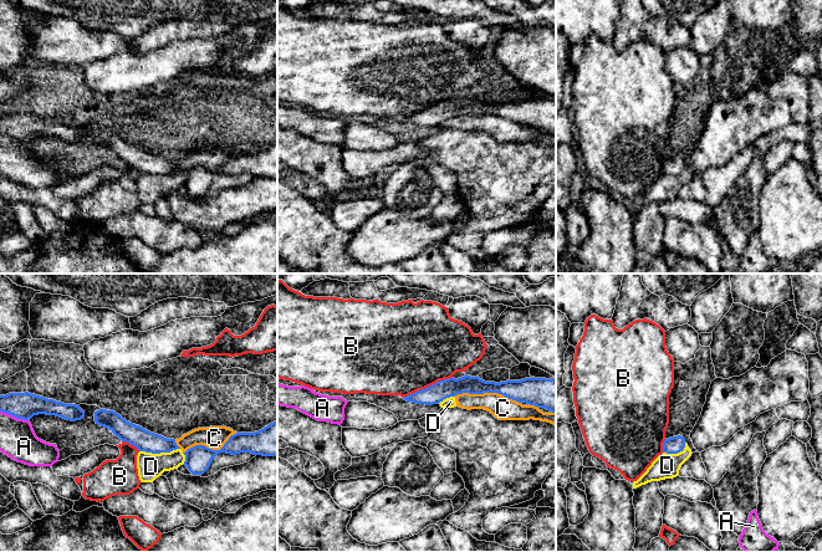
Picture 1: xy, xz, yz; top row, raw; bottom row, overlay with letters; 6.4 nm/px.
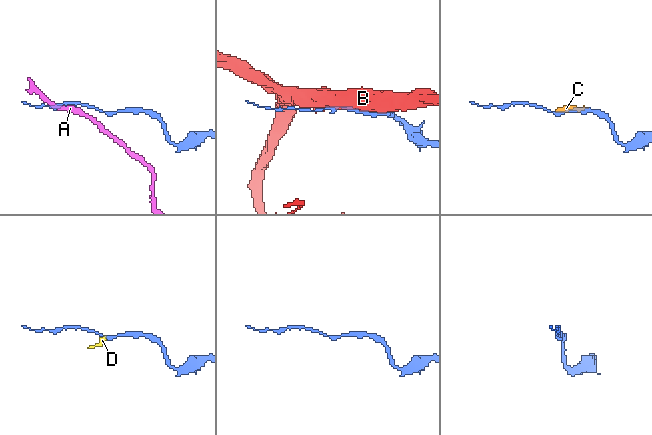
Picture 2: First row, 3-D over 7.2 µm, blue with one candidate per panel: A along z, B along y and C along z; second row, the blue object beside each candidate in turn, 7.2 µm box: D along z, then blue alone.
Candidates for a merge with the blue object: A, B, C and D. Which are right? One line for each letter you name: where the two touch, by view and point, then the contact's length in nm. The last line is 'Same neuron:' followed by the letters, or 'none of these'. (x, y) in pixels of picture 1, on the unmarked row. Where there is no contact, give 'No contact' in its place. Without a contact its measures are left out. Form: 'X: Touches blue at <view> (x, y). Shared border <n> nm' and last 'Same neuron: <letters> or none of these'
Same neuron: none of these

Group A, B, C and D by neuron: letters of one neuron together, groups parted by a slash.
A / B / C D

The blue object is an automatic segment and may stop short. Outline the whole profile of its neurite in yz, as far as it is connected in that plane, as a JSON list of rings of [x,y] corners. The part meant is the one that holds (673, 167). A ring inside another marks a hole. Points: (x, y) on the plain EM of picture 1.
[[[680,157],[665,160],[663,164],[663,174],[678,175],[685,169],[685,160]]]

